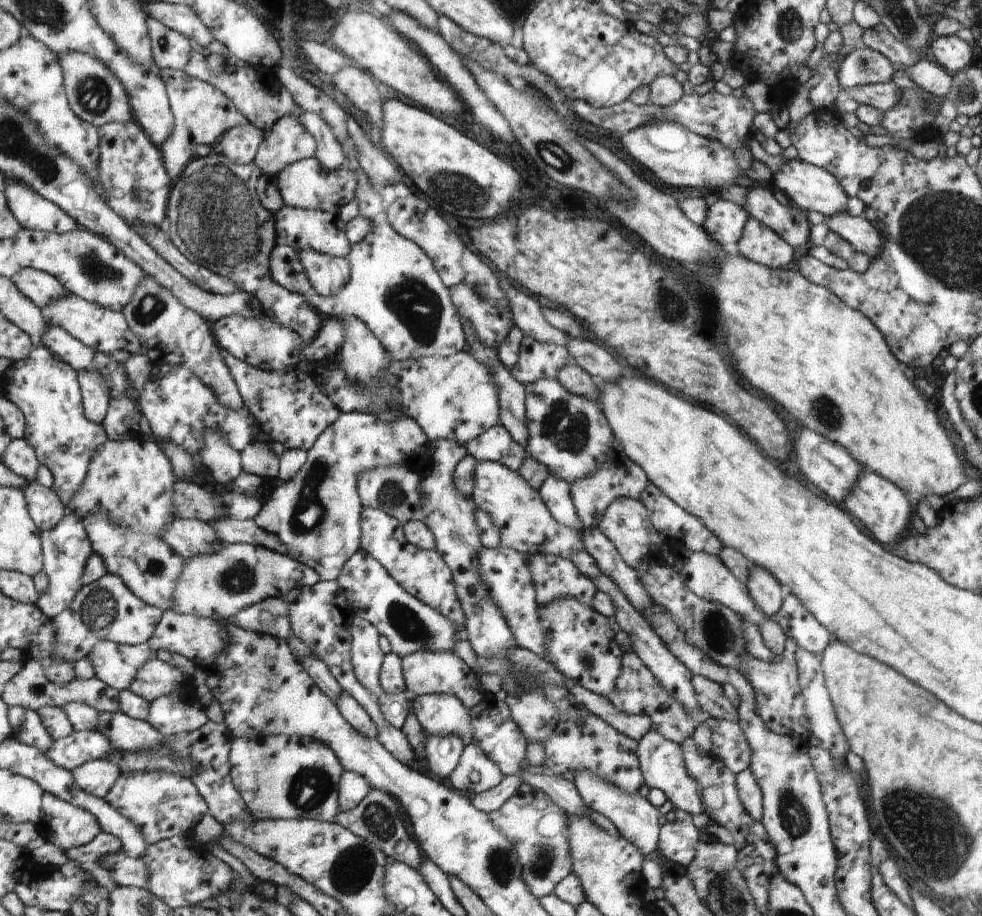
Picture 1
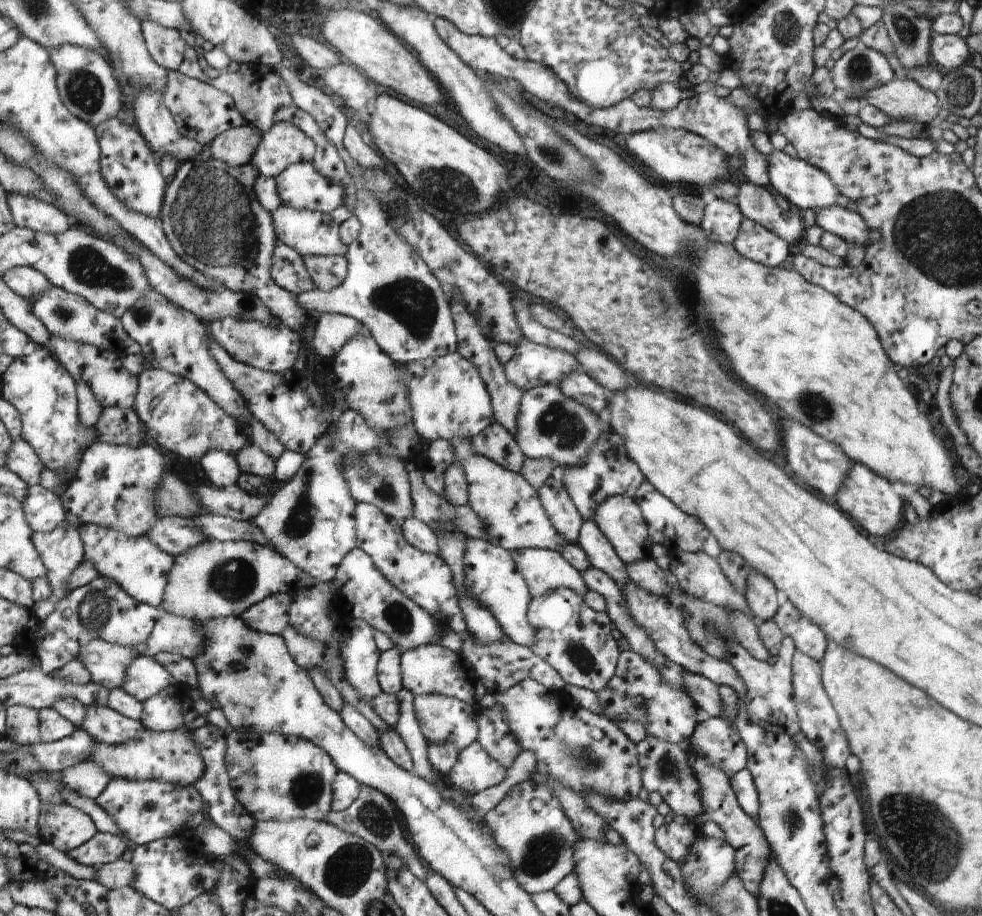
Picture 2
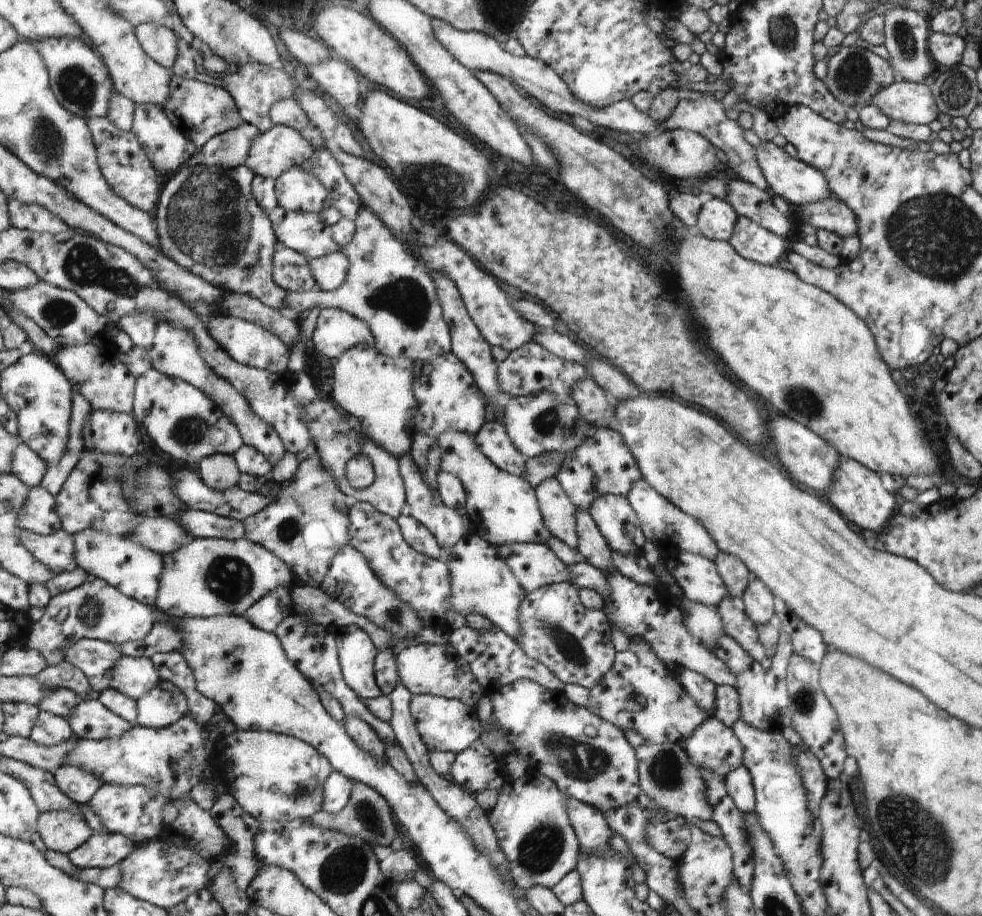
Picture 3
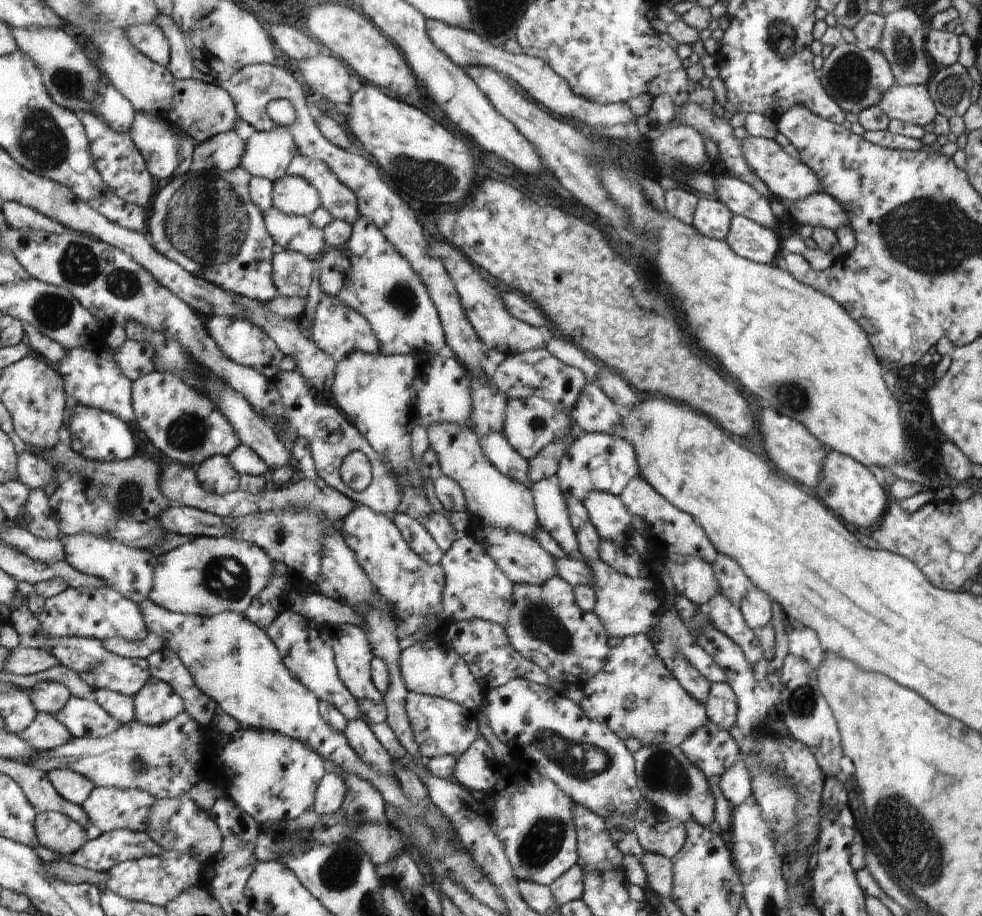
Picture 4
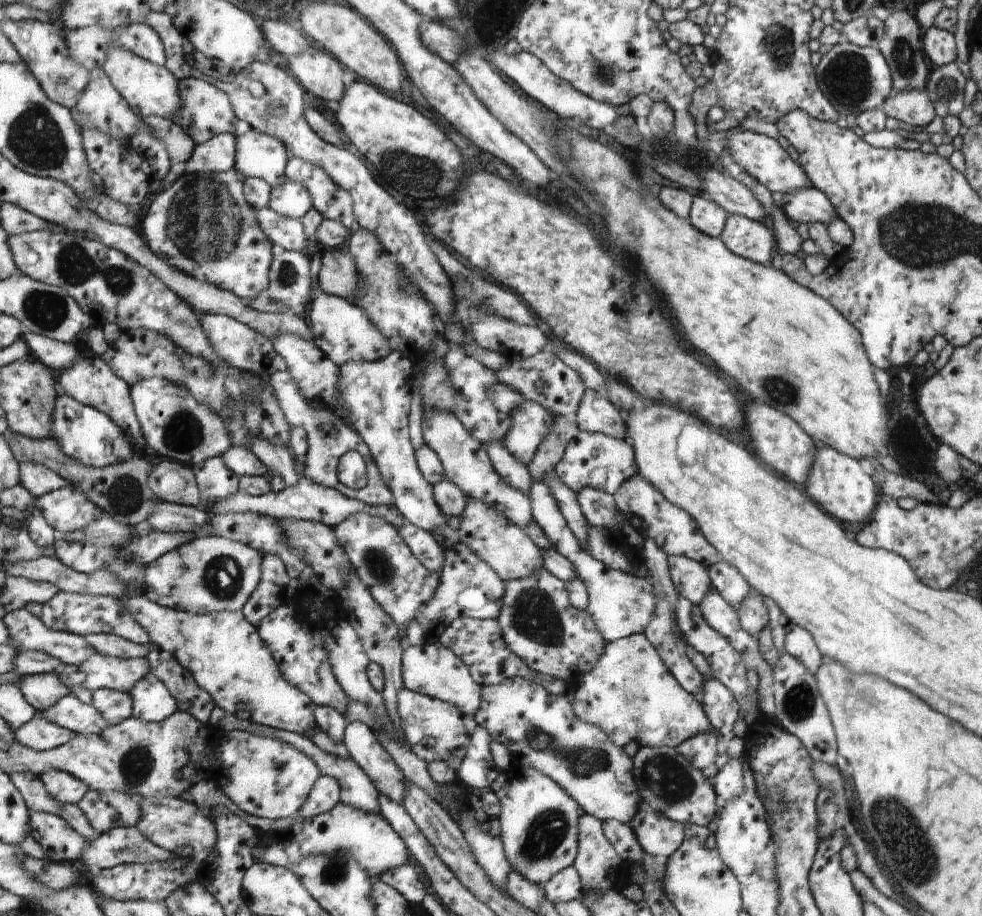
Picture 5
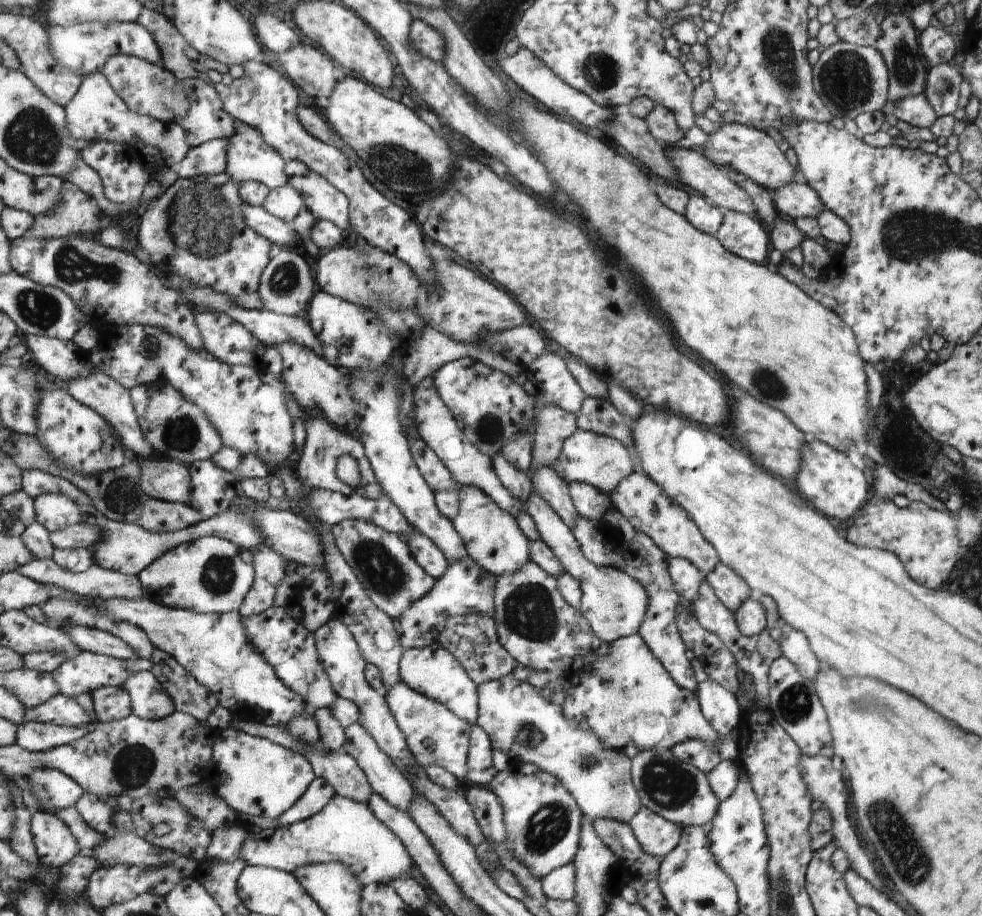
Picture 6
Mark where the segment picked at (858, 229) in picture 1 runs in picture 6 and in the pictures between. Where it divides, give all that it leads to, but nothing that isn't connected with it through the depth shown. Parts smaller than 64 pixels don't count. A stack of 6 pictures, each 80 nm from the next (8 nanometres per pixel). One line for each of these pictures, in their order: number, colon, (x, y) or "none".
2: (837, 218)
3: (831, 214)
4: (819, 209)
5: (808, 205)
6: (794, 199)

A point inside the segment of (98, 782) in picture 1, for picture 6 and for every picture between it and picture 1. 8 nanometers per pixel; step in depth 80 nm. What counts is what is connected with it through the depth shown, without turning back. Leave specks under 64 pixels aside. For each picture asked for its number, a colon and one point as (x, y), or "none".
2: (88, 779)
3: (77, 784)
4: (75, 788)
5: (66, 788)
6: (55, 790)

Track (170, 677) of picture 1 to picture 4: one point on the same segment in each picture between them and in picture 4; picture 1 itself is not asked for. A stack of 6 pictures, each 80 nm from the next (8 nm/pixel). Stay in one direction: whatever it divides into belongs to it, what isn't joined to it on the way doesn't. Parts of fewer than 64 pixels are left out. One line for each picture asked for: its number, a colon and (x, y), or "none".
2: (145, 677)
3: (133, 677)
4: (115, 673)

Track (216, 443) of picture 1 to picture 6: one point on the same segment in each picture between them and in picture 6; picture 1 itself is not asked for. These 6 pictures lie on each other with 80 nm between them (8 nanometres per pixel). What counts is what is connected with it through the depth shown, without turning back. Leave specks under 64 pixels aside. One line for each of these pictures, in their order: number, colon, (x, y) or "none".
2: (222, 469)
3: (219, 472)
4: (217, 475)
5: (215, 480)
6: (212, 488)

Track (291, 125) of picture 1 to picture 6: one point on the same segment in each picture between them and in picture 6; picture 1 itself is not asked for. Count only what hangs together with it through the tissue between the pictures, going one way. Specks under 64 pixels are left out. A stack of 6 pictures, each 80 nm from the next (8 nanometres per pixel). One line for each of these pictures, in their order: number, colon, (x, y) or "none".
2: (284, 144)
3: (273, 152)
4: (268, 154)
5: (260, 155)
6: (249, 158)

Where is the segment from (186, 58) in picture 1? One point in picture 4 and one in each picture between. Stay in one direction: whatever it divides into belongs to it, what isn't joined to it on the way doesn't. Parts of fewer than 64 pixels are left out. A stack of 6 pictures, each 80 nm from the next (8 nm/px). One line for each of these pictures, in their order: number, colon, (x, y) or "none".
2: (166, 47)
3: (160, 42)
4: (149, 39)

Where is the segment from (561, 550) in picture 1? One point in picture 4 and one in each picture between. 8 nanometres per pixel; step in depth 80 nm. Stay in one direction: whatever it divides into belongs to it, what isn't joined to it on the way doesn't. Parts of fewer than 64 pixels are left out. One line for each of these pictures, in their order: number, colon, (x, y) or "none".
2: (511, 510)
3: (501, 508)
4: (491, 497)

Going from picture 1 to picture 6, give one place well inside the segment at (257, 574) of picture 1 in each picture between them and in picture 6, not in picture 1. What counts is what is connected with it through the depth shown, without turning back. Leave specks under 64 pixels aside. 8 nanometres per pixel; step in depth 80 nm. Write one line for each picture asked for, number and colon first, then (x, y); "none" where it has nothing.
2: (214, 579)
3: (206, 577)
4: (205, 576)
5: (212, 574)
6: (208, 575)

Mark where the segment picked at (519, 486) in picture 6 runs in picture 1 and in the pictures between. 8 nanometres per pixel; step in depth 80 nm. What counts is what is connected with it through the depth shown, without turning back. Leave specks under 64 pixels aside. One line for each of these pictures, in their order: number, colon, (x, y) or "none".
1: (495, 444)
2: (495, 442)
3: (492, 439)
4: (497, 449)
5: (513, 472)

